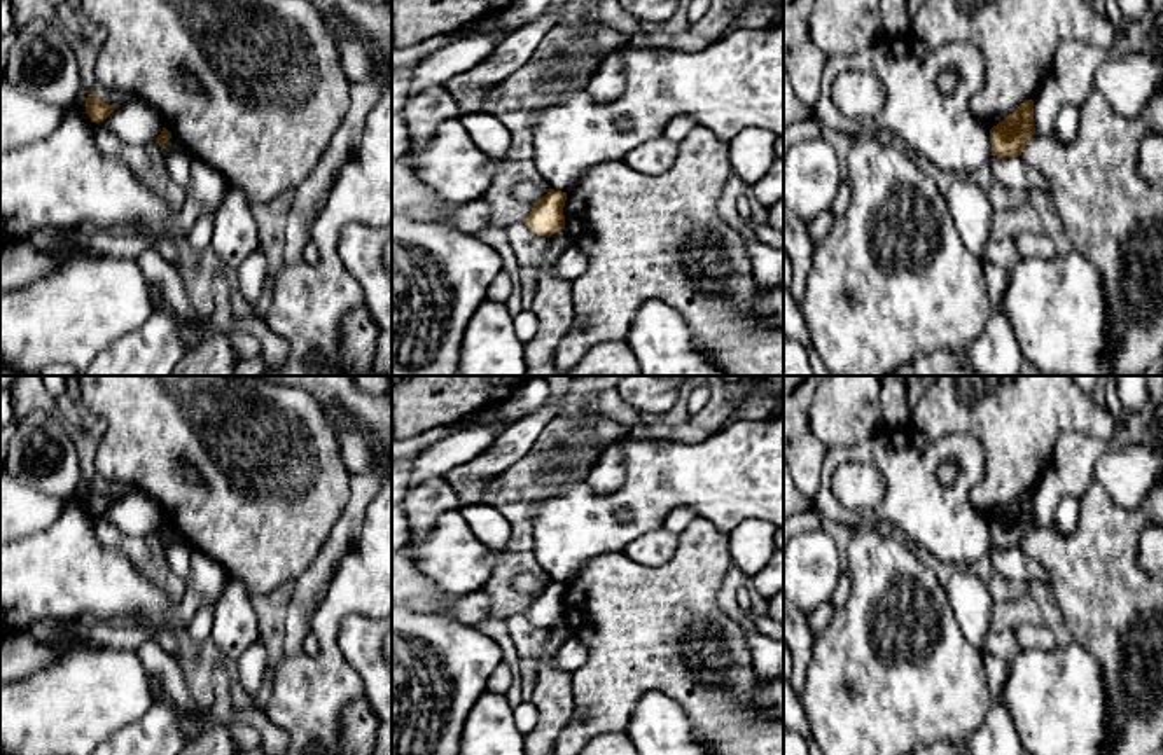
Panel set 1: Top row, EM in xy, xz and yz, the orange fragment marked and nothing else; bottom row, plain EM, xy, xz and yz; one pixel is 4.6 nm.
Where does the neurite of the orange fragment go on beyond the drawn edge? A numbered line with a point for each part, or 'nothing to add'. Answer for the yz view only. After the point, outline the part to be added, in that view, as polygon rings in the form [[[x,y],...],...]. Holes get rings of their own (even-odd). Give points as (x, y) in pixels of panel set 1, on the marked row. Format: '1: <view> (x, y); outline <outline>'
nothing to add

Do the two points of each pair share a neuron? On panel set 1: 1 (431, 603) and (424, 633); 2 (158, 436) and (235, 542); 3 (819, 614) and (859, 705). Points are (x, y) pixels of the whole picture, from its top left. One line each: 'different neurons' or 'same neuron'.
1: different neurons
2: same neuron
3: different neurons

